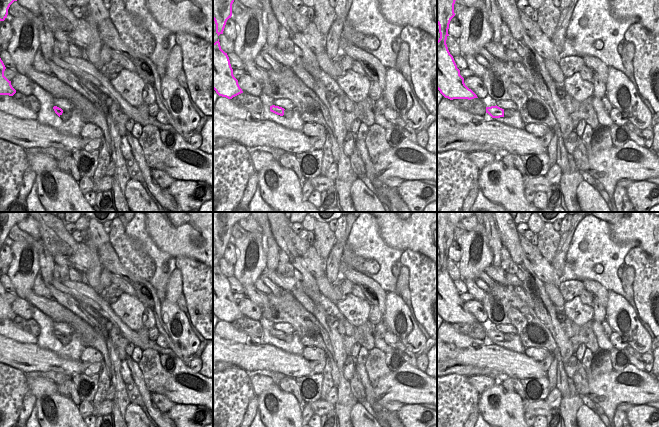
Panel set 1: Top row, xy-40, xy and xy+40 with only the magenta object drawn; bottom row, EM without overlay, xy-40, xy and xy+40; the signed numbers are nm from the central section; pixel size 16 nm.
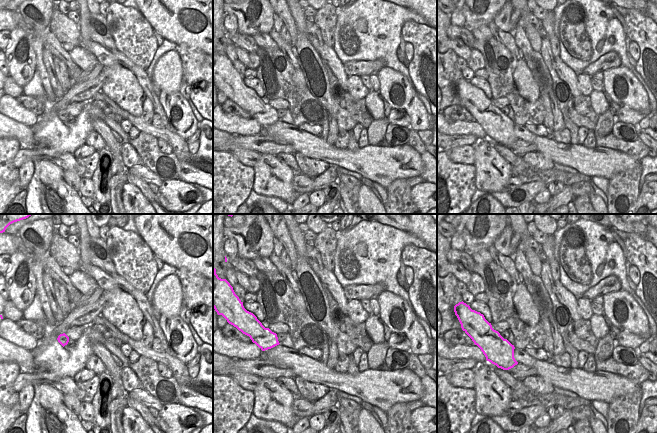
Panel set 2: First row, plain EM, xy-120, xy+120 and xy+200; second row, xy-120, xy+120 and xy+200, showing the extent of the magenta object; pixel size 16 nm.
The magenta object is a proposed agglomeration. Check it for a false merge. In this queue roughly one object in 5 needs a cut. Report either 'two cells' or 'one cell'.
one cell

